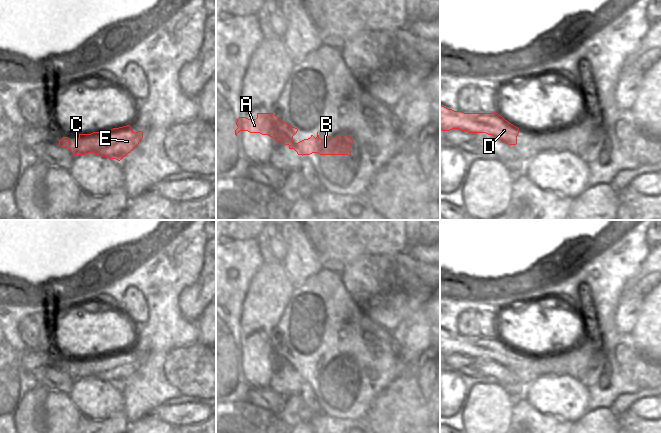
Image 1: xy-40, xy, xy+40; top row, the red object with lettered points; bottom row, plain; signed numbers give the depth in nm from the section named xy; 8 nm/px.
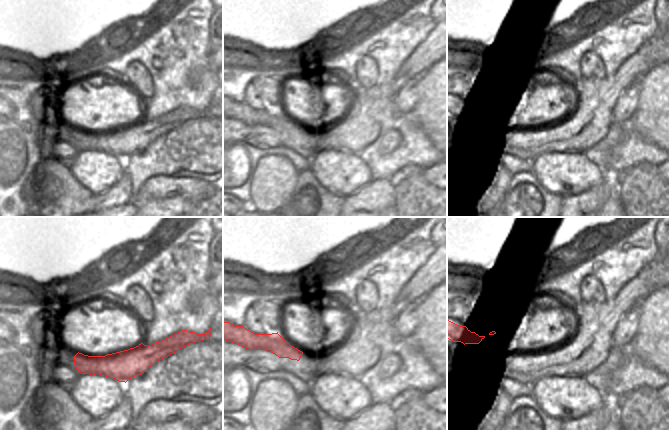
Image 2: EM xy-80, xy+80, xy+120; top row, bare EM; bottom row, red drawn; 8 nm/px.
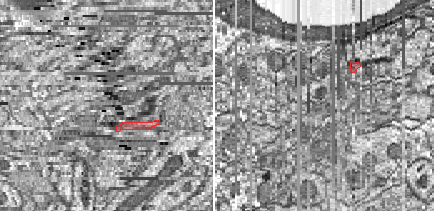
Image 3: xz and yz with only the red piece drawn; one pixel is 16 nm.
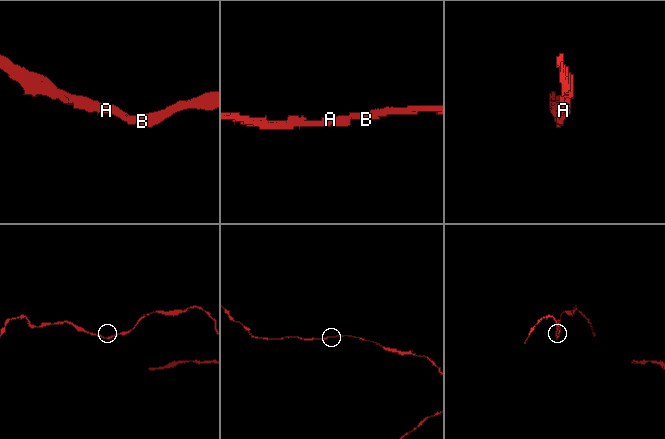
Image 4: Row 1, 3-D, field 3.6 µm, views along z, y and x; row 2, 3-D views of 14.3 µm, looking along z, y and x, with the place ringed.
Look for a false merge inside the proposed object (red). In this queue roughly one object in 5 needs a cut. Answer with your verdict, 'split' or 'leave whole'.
leave whole

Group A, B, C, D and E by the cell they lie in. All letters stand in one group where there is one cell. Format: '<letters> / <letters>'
A B C D E

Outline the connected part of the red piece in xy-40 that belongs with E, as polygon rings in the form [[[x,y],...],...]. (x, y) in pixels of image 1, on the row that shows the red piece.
[[[127,125],[103,132],[79,134],[77,140],[63,137],[59,145],[70,149],[74,155],[94,153],[120,161],[137,147],[142,138],[142,131],[135,133],[132,127]]]

